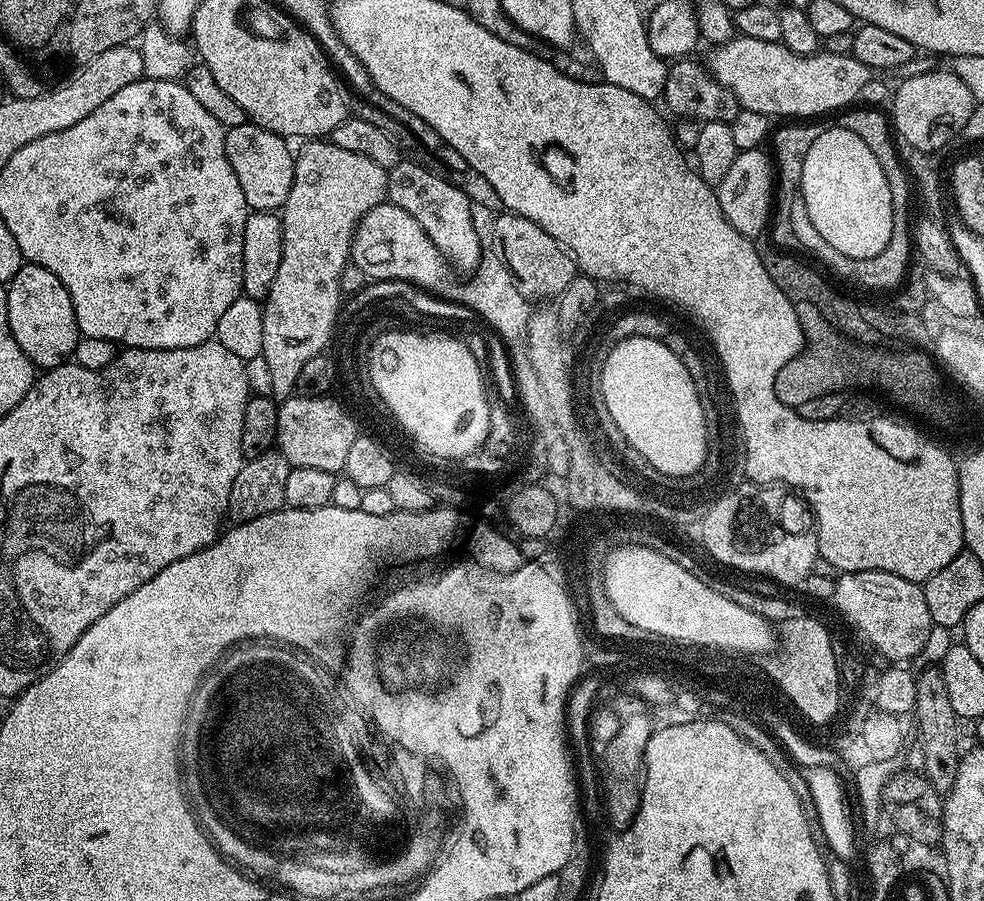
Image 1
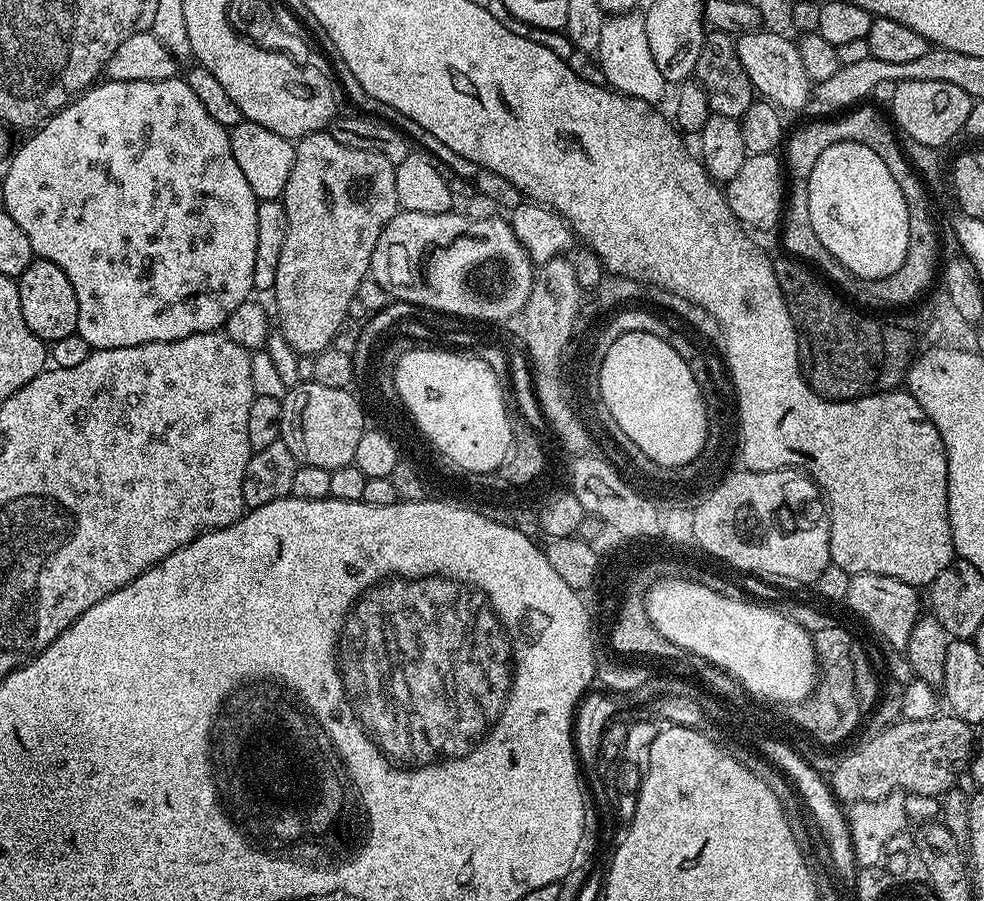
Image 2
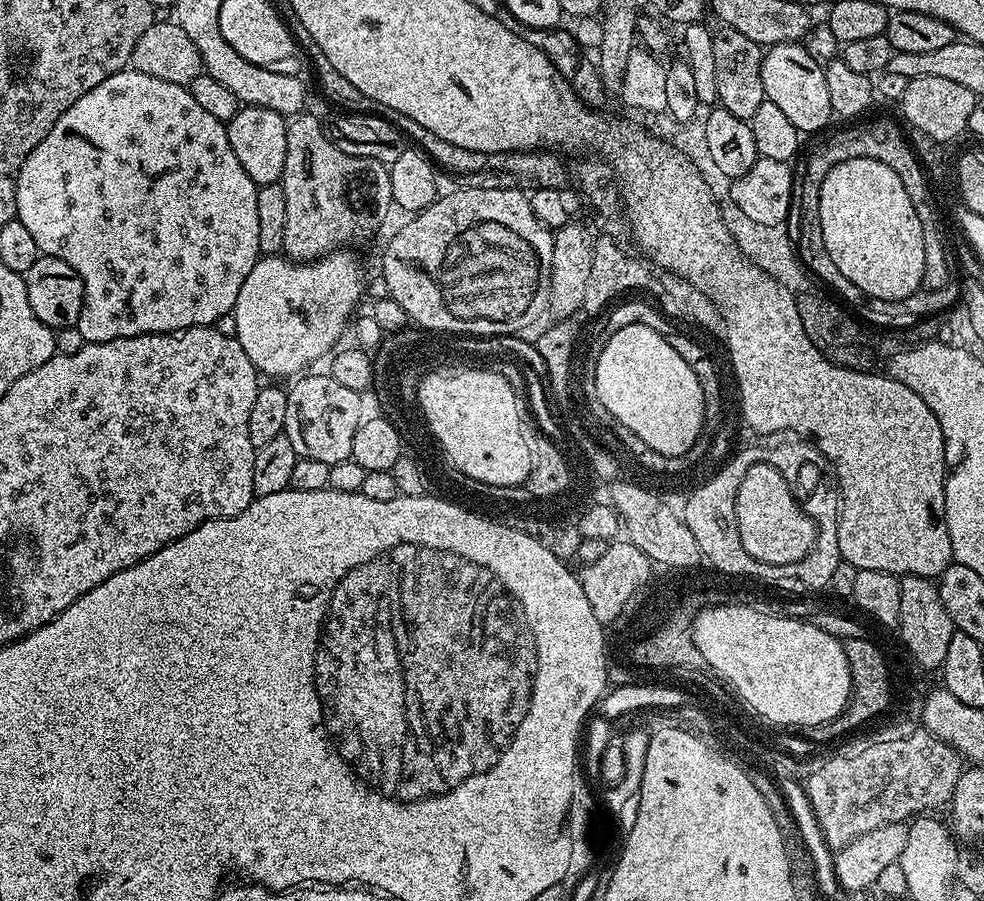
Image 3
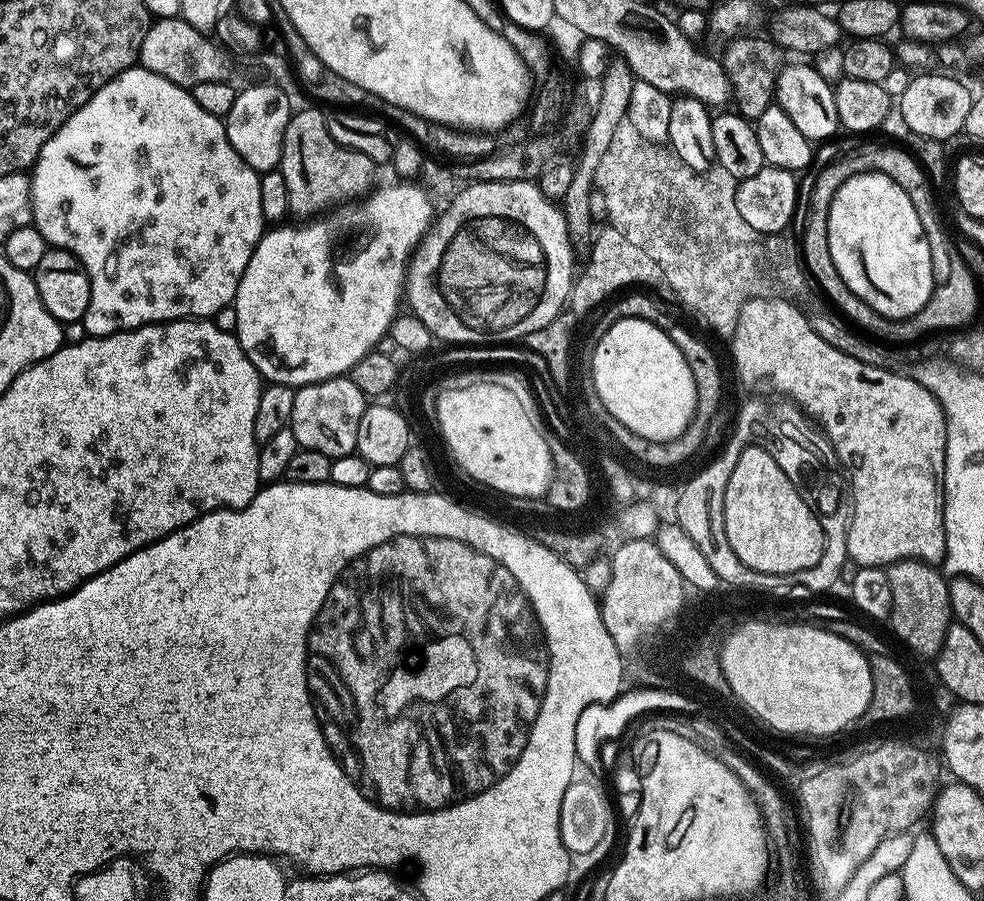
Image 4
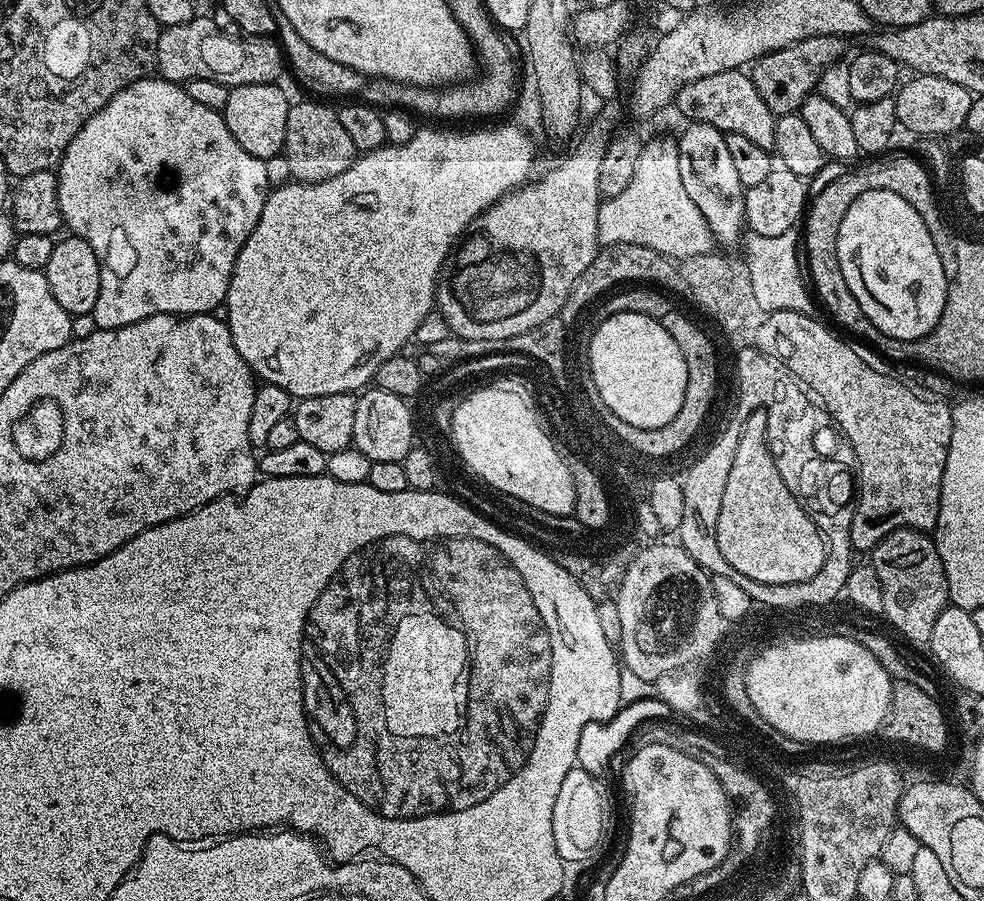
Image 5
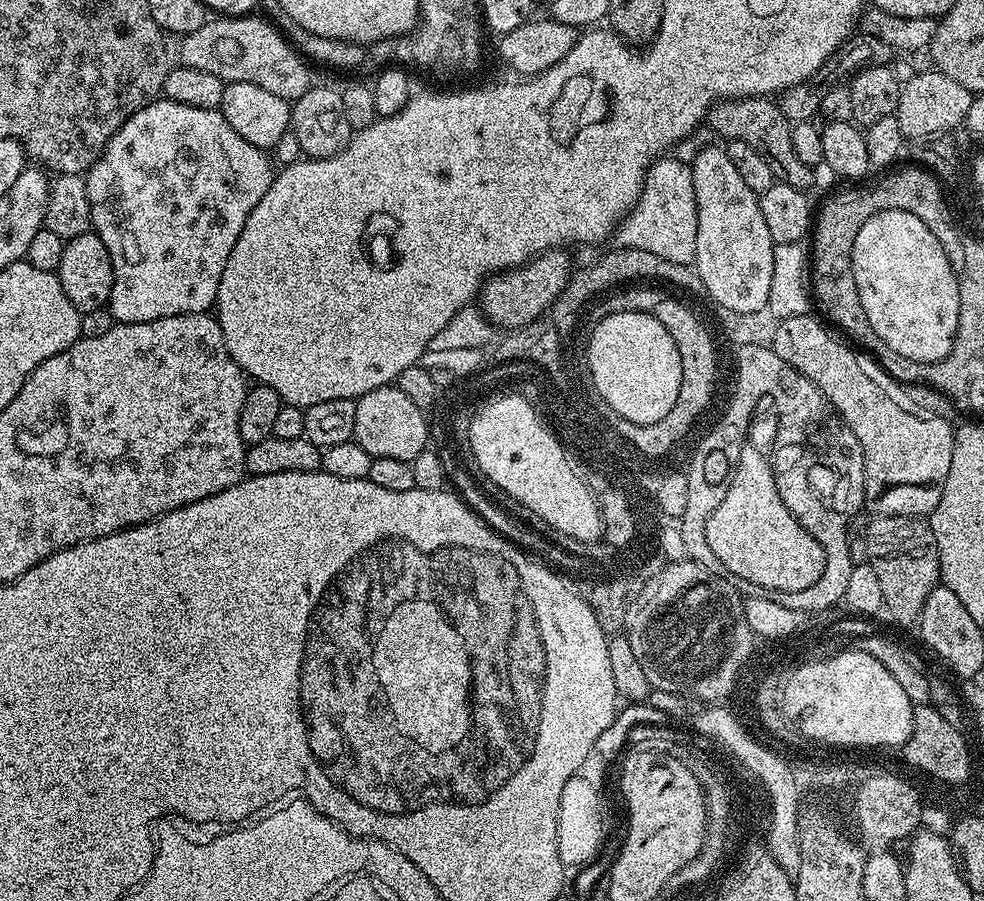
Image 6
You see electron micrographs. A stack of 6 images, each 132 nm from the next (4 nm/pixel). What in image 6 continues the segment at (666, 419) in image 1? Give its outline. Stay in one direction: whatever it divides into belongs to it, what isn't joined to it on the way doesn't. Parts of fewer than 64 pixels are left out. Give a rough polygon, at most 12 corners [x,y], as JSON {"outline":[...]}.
{"outline":[[646,313],[591,325],[588,370],[630,422],[670,414],[682,362]]}

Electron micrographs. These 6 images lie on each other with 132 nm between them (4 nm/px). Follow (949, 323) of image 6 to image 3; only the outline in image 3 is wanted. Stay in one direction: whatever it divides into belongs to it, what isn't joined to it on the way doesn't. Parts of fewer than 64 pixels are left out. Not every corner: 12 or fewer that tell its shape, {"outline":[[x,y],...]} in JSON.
{"outline":[[874,158],[820,187],[834,266],[876,302],[924,282],[920,216]]}

